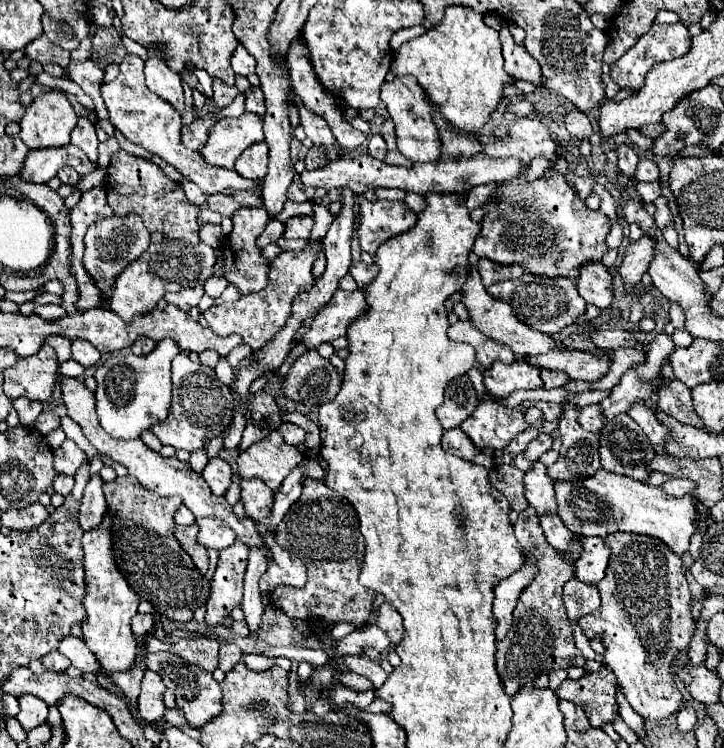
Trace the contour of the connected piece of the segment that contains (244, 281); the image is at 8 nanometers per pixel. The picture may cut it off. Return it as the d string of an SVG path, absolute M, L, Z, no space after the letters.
M242 207L232 215L234 229L230 237L224 241L224 273L230 283L234 283L240 293L248 291L260 291L266 285L266 271L270 268L270 262L260 257L260 249L256 247L256 237L264 231L268 223L268 213L262 207Z

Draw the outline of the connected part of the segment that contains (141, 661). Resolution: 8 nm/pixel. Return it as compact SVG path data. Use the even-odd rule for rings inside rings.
M146 655L137 656L134 661L134 669L124 673L124 675L112 675L112 679L116 679L116 685L122 689L122 693L126 695L128 703L138 707L138 697L140 697L140 681L144 677L146 671Z

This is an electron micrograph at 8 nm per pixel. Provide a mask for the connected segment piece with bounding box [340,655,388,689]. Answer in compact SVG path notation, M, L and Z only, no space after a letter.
M340 655L340 659L344 661L344 665L350 669L350 671L354 671L354 673L358 673L358 675L364 675L364 677L368 677L370 681L372 681L372 685L374 685L374 689L378 689L384 681L386 681L386 671L376 663L376 661L370 661L370 659L366 659L366 657L356 657L356 655Z

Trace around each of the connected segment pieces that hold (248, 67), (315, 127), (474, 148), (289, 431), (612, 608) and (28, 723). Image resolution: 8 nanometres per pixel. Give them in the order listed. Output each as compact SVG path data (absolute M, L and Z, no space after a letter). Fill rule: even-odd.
M238 45L234 49L230 61L232 61L232 69L234 69L236 75L244 75L246 77L246 75L254 73L254 69L256 69L256 63L254 63L252 55L248 55L248 51L242 45Z
M296 95L296 109L298 109L298 115L300 115L302 127L304 127L304 131L306 131L306 137L308 137L310 141L314 141L314 145L324 147L330 161L338 159L336 149L334 149L334 141L336 141L336 139L334 139L328 123L324 123L324 119L322 119L320 115L316 115L314 111L308 111L298 95Z
M460 5L446 7L442 21L434 29L402 43L402 47L392 55L390 69L398 77L414 75L438 107L434 121L444 143L444 161L454 157L474 157L480 153L480 143L474 137L452 135L446 129L448 123L462 133L478 133L504 97L502 85L514 81L502 67L498 31L484 23L484 13Z
M284 423L284 425L280 427L280 433L282 433L284 441L290 443L290 445L300 445L300 443L304 443L304 435L306 435L304 429L300 429L300 427L292 425L292 423Z
M612 533L604 537L604 545L610 547L610 561L606 569L606 577L596 585L600 591L602 605L590 613L584 615L578 625L582 627L584 635L588 639L598 639L604 645L604 665L612 669L616 675L616 681L624 695L628 697L630 705L638 715L642 715L648 721L662 721L674 711L680 709L682 695L674 687L674 677L670 675L670 665L680 655L680 651L688 649L696 623L690 617L690 591L688 581L682 569L682 559L678 555L672 555L666 543L660 539L654 539L650 535L632 535L632 533Z
M22 695L18 701L20 701L20 713L16 715L16 719L26 731L46 721L48 705L42 699L38 699L36 695Z

